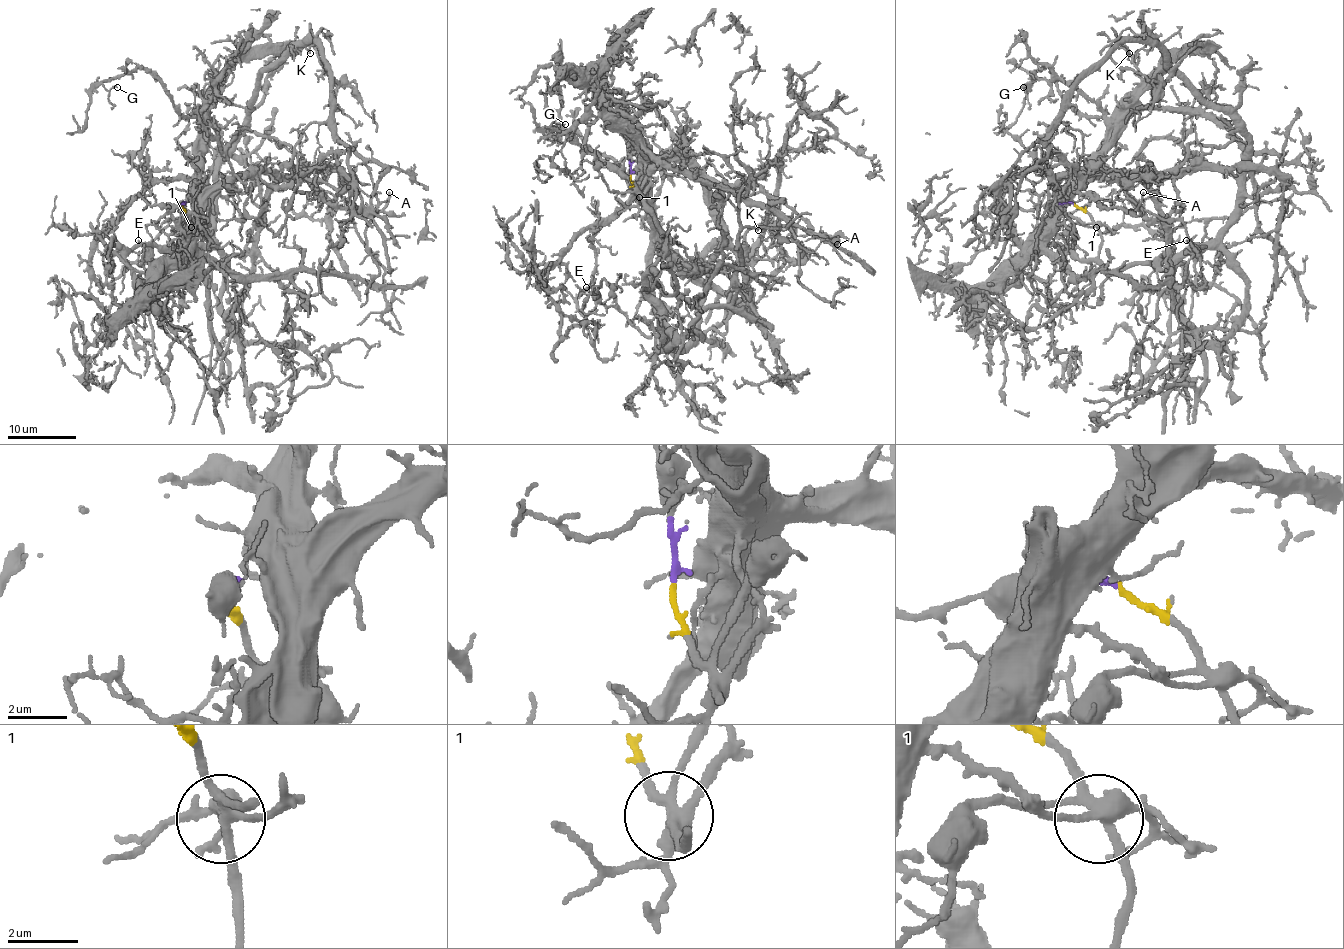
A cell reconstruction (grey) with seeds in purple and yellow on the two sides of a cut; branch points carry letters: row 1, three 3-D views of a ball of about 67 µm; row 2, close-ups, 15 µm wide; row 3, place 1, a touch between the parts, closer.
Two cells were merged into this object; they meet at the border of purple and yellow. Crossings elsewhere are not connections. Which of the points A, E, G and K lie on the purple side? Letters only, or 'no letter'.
A, G

